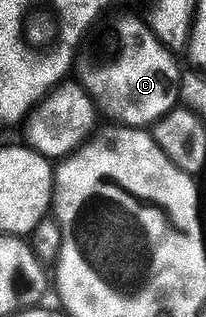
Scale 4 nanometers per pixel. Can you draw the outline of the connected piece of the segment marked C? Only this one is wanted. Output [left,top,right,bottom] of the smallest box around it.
[76,31,183,131]

